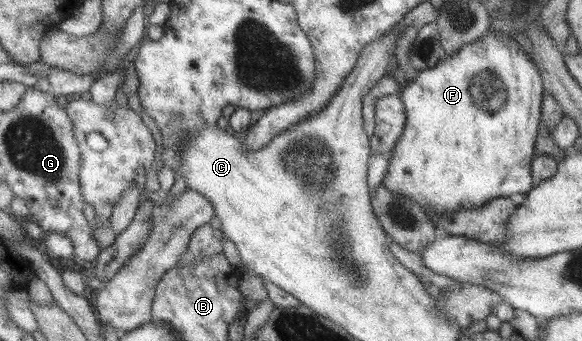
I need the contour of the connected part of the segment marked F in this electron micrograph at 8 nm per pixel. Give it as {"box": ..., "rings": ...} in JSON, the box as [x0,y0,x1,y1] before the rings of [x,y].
{"box":[382,28,542,214],"rings":[[[490,28],[482,39],[460,47],[448,57],[443,57],[436,66],[426,70],[417,71],[416,78],[399,92],[399,98],[403,105],[405,121],[400,136],[395,140],[392,156],[388,160],[386,172],[383,176],[382,186],[390,192],[400,196],[411,198],[427,214],[443,214],[443,212],[456,212],[457,210],[468,210],[478,208],[486,204],[490,199],[500,196],[509,197],[510,194],[526,193],[532,188],[531,163],[534,159],[534,140],[540,124],[539,112],[542,104],[542,79],[538,74],[536,65],[532,62],[531,56],[526,54],[513,39],[504,35],[494,35]]]}

